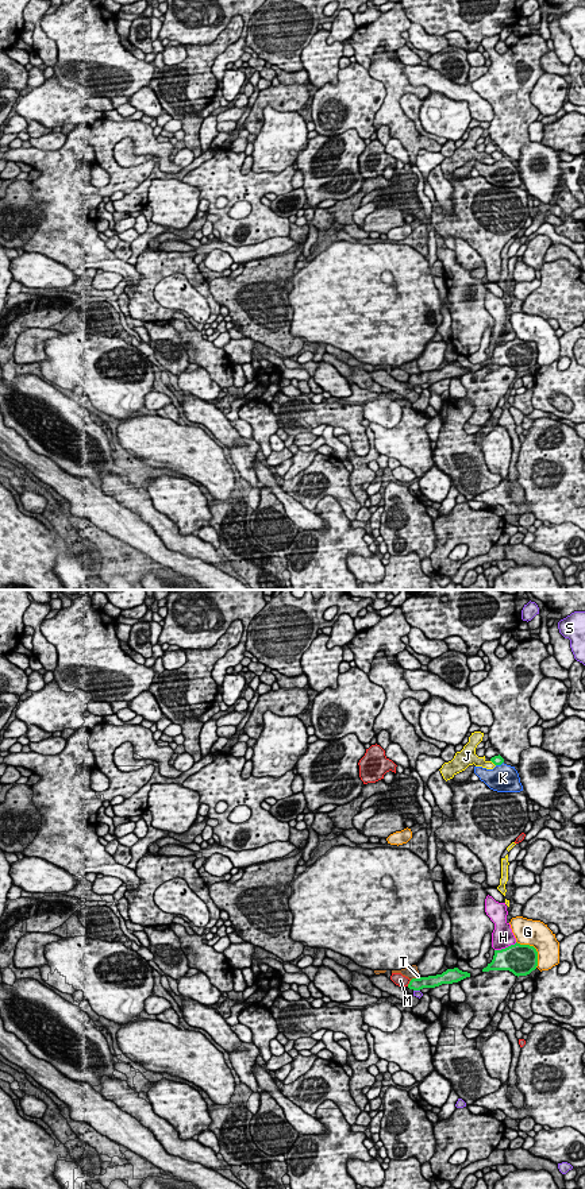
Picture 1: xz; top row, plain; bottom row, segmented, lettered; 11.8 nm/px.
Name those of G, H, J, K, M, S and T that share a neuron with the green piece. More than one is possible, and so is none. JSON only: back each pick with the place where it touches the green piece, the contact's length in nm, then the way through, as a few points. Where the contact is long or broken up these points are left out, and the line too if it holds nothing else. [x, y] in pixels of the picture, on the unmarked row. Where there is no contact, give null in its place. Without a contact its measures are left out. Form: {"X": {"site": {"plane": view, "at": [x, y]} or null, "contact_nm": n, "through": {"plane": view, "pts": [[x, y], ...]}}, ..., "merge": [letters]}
{"merge": []}

